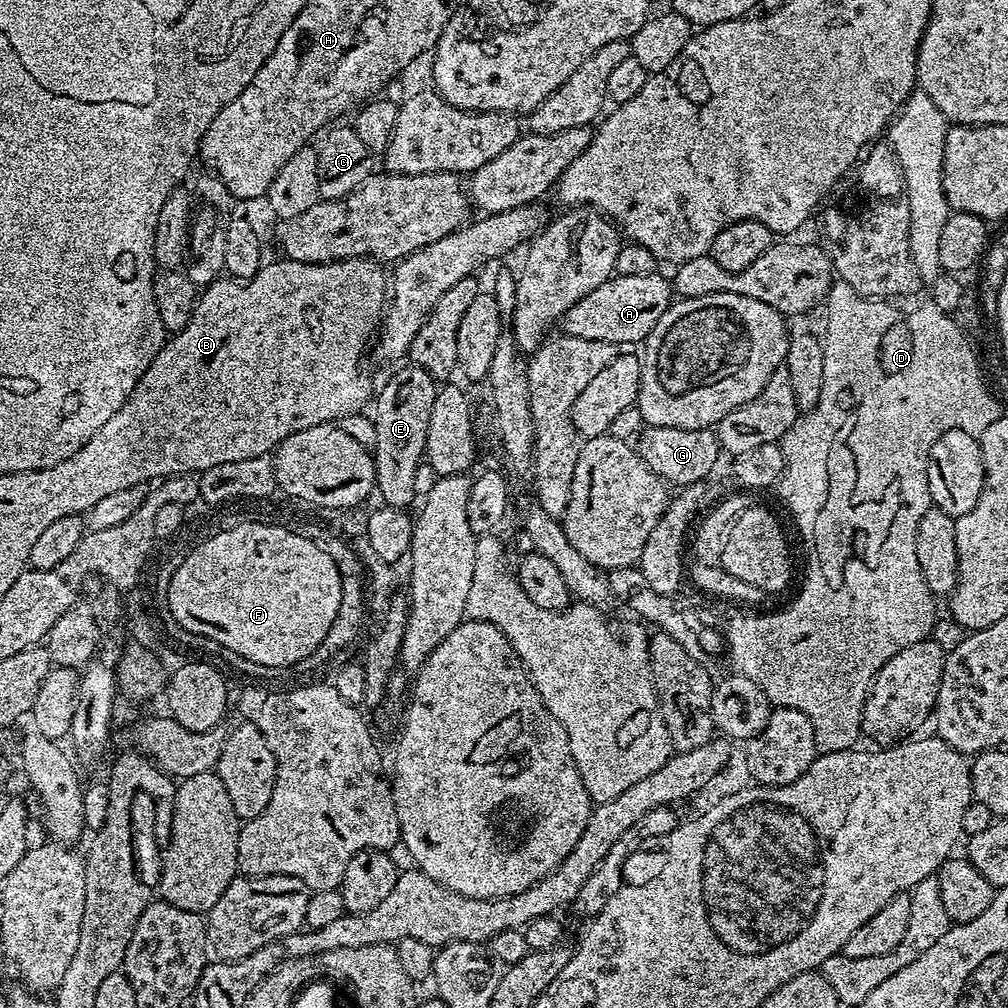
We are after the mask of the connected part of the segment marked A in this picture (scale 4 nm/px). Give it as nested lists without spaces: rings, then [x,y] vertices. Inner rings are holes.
[[[659,271],[648,274],[630,274],[629,276],[613,275],[612,279],[602,282],[602,286],[598,286],[598,290],[590,290],[590,294],[586,294],[586,298],[582,298],[582,302],[576,302],[564,315],[563,331],[570,336],[610,342],[617,346],[636,343],[639,345],[647,340],[650,330],[654,330],[658,318],[662,318],[662,314],[666,314],[669,304],[674,300],[674,288],[669,277],[667,280],[666,277],[660,275]]]

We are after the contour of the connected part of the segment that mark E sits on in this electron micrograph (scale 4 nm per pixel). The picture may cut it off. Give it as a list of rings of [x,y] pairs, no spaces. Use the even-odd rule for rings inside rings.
[[[407,366],[408,368],[400,368],[396,373],[393,374],[392,377],[389,378],[388,381],[384,384],[384,389],[379,389],[378,395],[374,400],[374,408],[376,404],[376,448],[374,447],[374,459],[376,461],[376,487],[375,491],[380,492],[380,496],[385,505],[390,508],[403,508],[405,510],[411,509],[411,504],[417,503],[418,497],[416,495],[416,491],[414,490],[414,476],[416,471],[418,470],[418,466],[420,464],[425,463],[426,457],[424,455],[424,451],[426,450],[426,434],[430,430],[430,412],[434,410],[434,400],[436,398],[436,390],[438,387],[438,381],[432,377],[426,370],[422,370],[421,368],[415,366]]]

